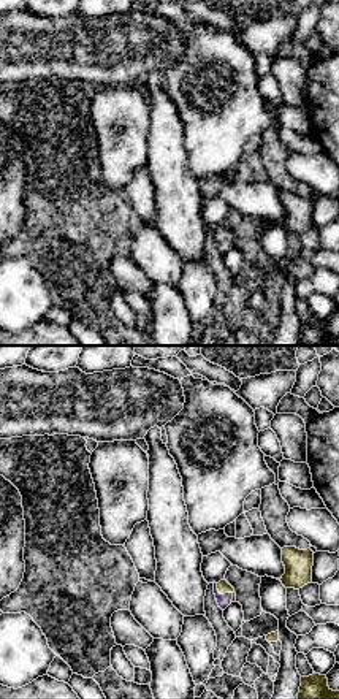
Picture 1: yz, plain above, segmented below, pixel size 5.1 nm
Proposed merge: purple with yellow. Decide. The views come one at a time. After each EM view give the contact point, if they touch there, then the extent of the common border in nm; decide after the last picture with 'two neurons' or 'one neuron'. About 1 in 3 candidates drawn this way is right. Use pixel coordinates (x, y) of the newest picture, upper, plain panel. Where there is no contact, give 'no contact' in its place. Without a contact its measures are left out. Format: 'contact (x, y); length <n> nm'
contact (225, 238); length 130 nm

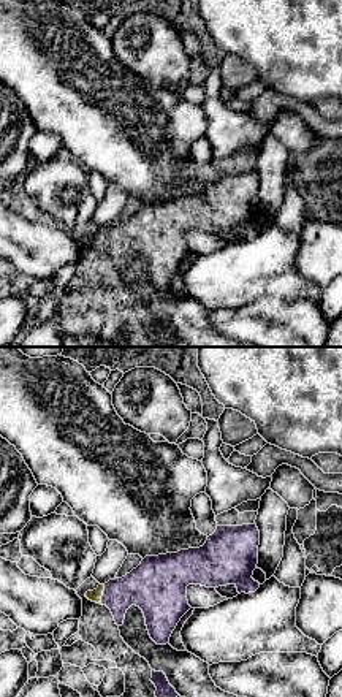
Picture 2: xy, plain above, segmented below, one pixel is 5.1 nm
contact (103, 239); length 100 nm

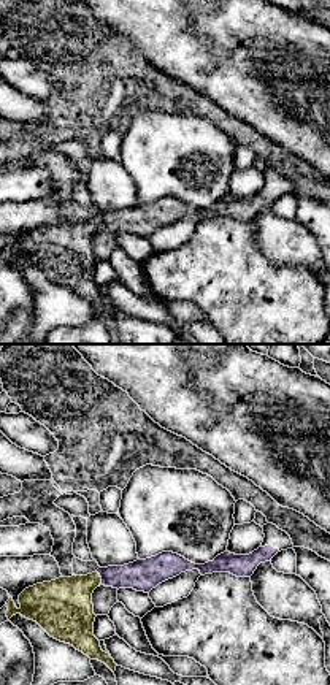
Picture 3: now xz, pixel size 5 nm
contact (100, 221); length 80 nm

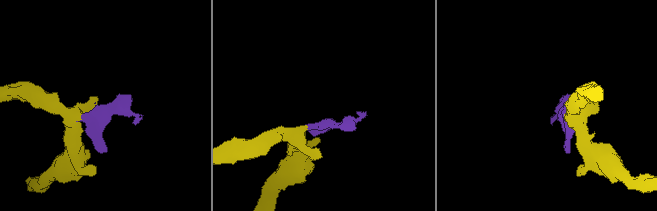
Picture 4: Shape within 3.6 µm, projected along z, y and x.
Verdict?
one neuron

